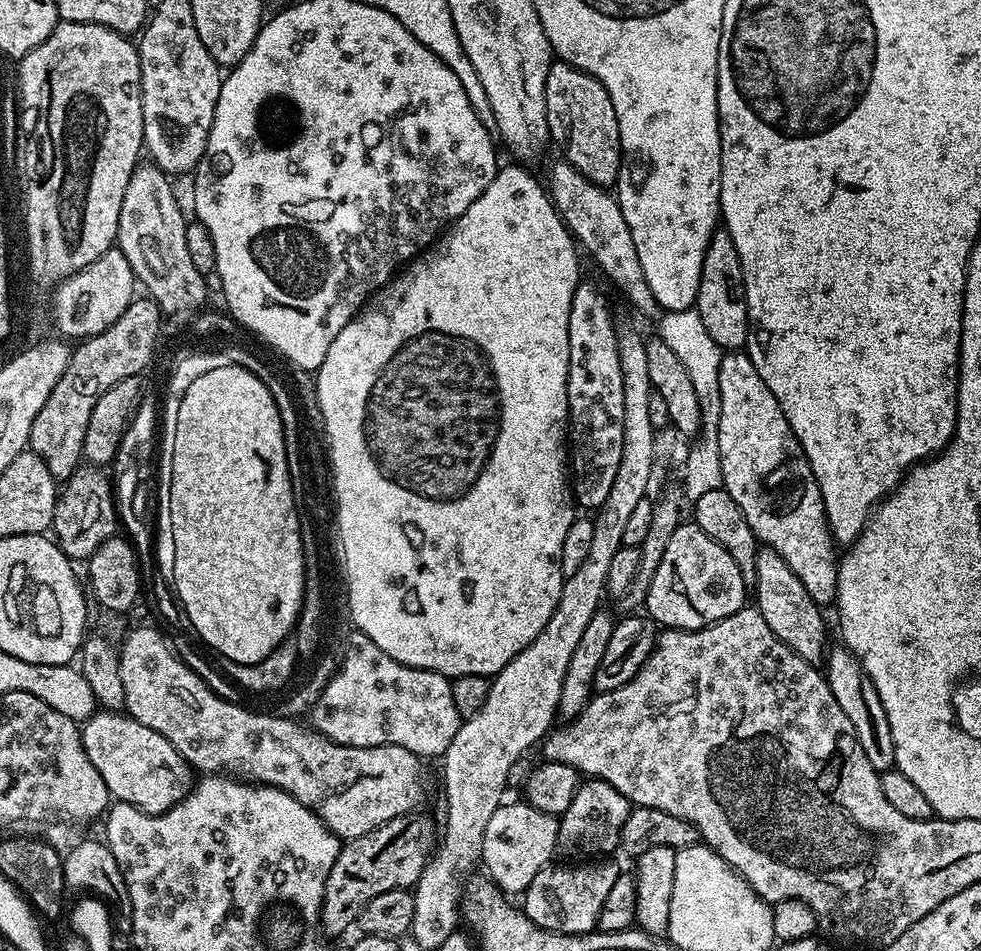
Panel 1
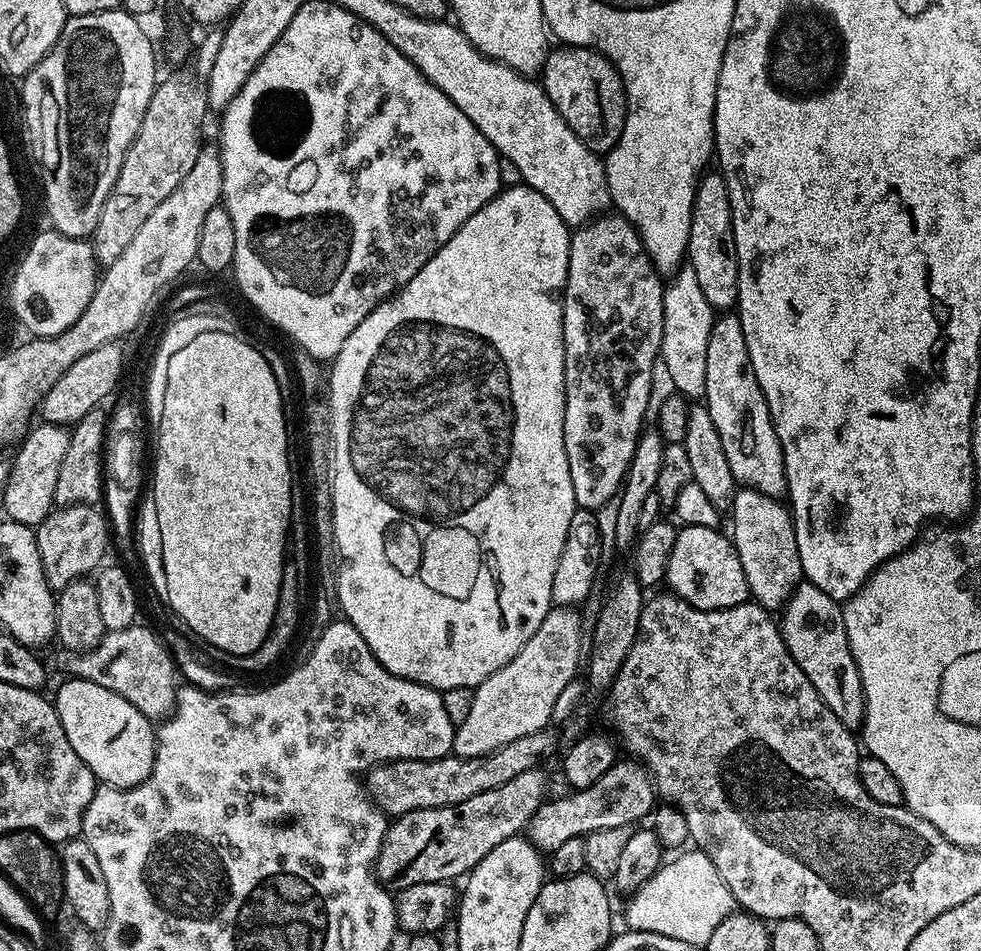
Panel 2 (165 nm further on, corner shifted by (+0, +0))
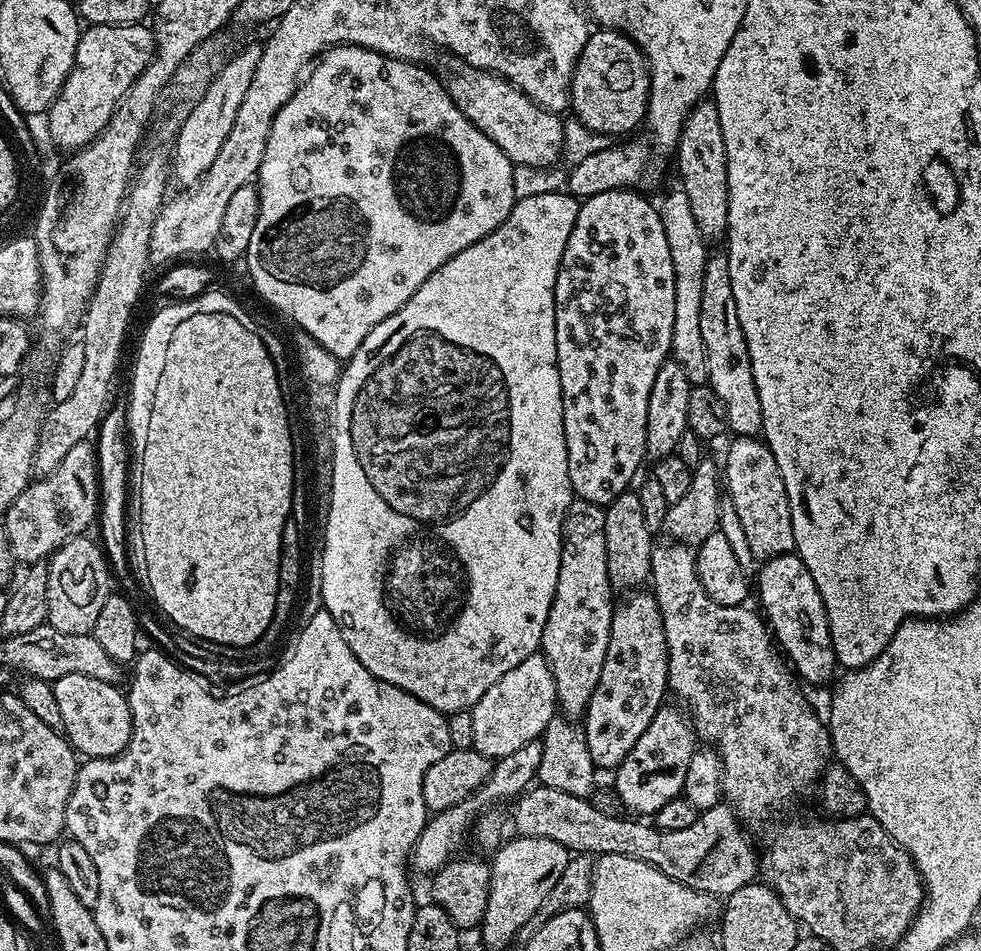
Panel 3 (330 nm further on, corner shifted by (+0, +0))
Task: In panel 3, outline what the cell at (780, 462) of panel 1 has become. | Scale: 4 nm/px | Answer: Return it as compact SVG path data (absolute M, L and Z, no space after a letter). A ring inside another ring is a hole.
M709 255L706 262L706 278L702 278L702 342L706 342L708 385L722 398L726 408L727 431L733 437L761 435L762 402L758 402L758 386L754 382L754 370L742 334L742 322L738 322L738 306L734 302L734 290L730 286L730 266L727 255Z

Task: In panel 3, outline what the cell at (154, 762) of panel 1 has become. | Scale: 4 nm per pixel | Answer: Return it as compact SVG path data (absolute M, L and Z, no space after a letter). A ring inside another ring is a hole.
M66 674L66 678L58 678L52 684L54 698L58 698L58 706L62 709L63 735L77 753L84 758L103 758L119 756L132 737L132 711L128 705L127 695L119 692L116 684L98 682L98 678L86 678L86 674Z

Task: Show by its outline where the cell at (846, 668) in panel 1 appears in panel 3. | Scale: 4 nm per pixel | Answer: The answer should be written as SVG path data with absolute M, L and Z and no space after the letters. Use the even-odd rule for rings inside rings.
M795 554L775 556L773 560L759 565L754 588L760 591L759 607L763 619L795 675L803 683L804 680L808 684L826 683L838 672L838 665L834 642L830 638L826 606L822 602L822 594L818 594L818 586L814 586L814 578L810 578L810 570L806 570L806 562Z

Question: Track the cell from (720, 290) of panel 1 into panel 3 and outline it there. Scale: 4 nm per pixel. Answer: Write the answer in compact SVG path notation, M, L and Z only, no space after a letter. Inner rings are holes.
M705 98L689 110L680 142L674 149L674 168L675 164L677 170L684 175L682 190L686 198L690 198L690 210L694 214L694 222L698 222L698 230L704 235L705 241L723 241L728 235L728 159L722 138L722 122L718 122L718 110L711 99Z

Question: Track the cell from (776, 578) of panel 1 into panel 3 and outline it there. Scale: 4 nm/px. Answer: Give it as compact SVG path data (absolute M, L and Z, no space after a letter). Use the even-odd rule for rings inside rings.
M737 436L731 442L733 444L724 456L724 464L722 460L722 480L726 485L727 499L733 502L755 559L767 562L775 556L795 553L790 502L774 454L763 439L754 436Z

